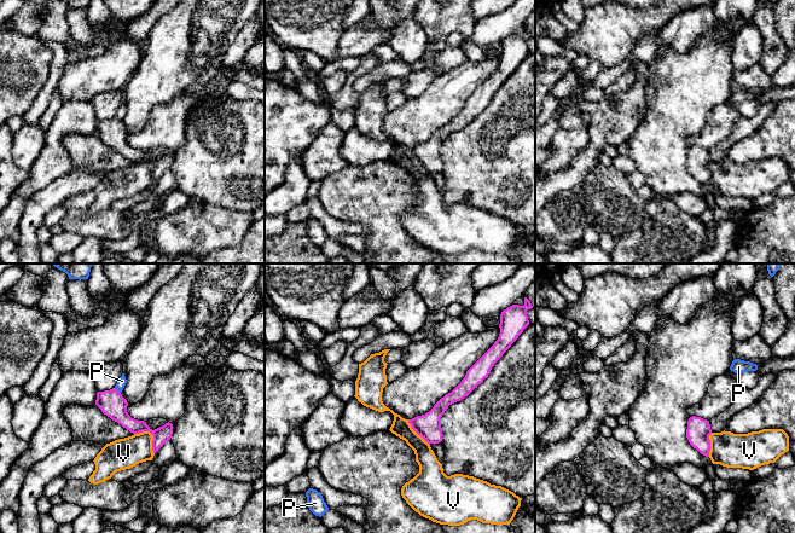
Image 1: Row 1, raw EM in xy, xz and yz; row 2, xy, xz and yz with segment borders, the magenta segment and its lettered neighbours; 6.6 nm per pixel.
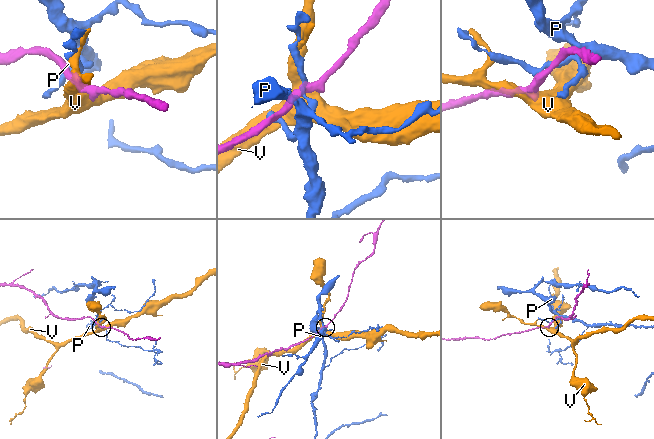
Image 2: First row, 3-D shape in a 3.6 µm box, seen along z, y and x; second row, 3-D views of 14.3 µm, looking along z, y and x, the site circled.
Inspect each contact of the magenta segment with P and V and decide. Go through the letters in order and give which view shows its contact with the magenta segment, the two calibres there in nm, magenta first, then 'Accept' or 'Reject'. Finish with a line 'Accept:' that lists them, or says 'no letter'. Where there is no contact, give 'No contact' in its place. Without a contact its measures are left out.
P: Touches magenta in xy. Thickness 170 nm (magenta) against 60 nm. Reject
V: Touches magenta in xy. Thickness 110 nm (magenta) against 200 nm. Reject
Accept: no letter

